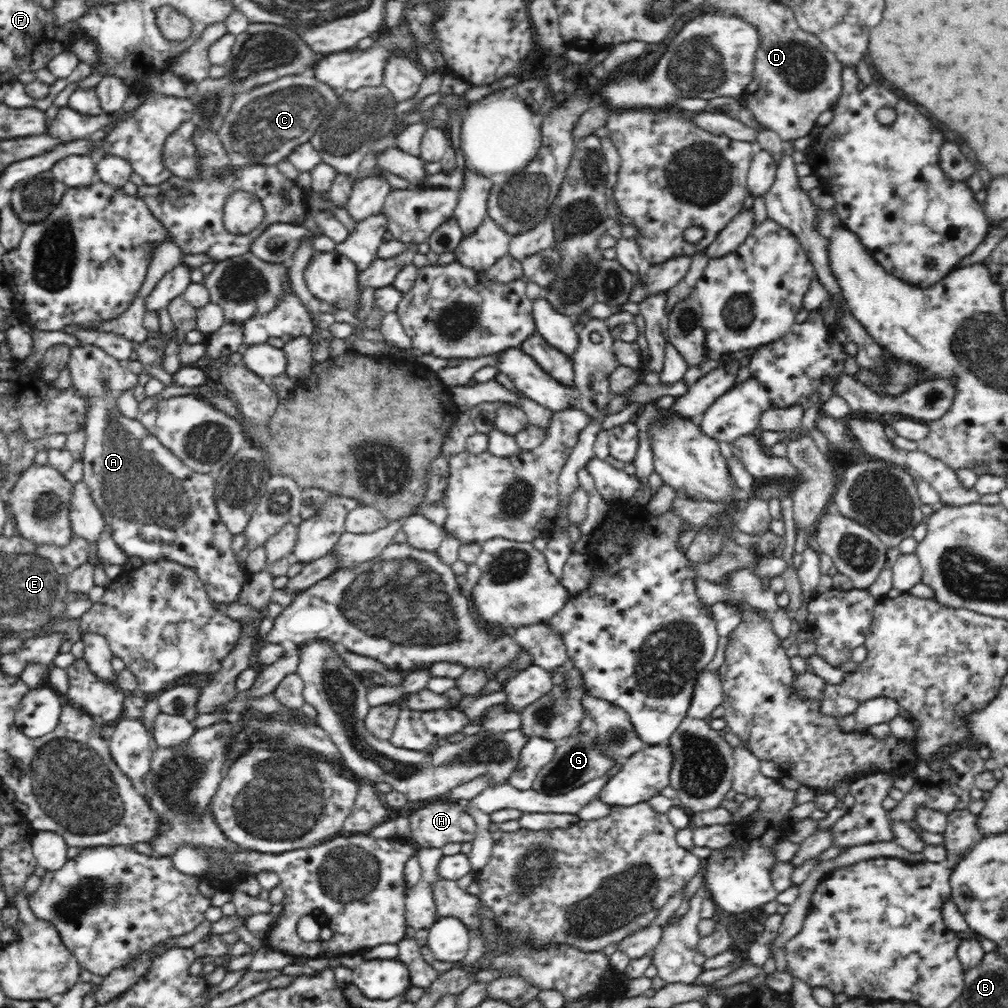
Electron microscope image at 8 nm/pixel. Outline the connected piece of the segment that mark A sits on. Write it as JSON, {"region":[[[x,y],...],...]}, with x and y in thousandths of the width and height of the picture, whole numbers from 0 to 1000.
{"region":[[[79,340],[79,344],[69,345],[65,365],[69,368],[71,384],[87,396],[87,411],[83,419],[85,438],[79,455],[82,477],[102,510],[106,527],[127,552],[138,552],[143,559],[154,558],[155,555],[180,559],[194,567],[212,597],[220,601],[235,597],[242,579],[246,577],[246,566],[234,556],[230,547],[231,531],[218,515],[214,504],[212,472],[198,470],[185,462],[169,445],[159,440],[137,415],[127,417],[116,404],[116,393],[122,387],[135,383],[136,373],[124,365],[124,359],[115,357],[100,345]]]}

